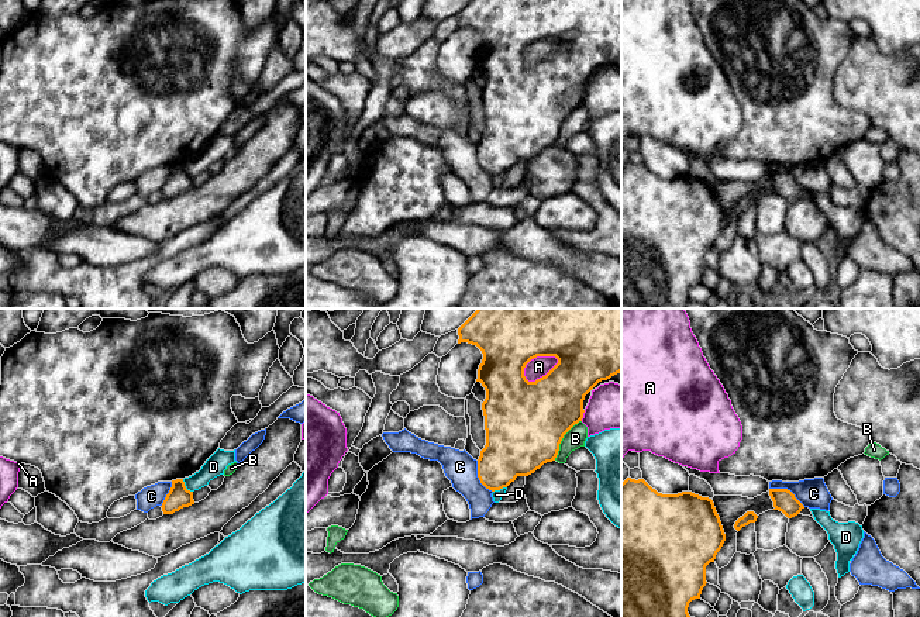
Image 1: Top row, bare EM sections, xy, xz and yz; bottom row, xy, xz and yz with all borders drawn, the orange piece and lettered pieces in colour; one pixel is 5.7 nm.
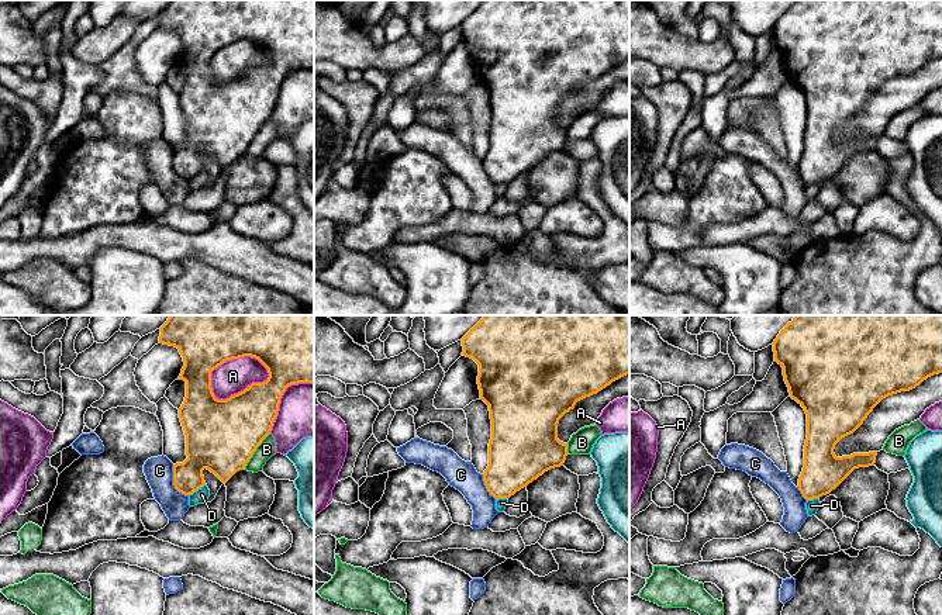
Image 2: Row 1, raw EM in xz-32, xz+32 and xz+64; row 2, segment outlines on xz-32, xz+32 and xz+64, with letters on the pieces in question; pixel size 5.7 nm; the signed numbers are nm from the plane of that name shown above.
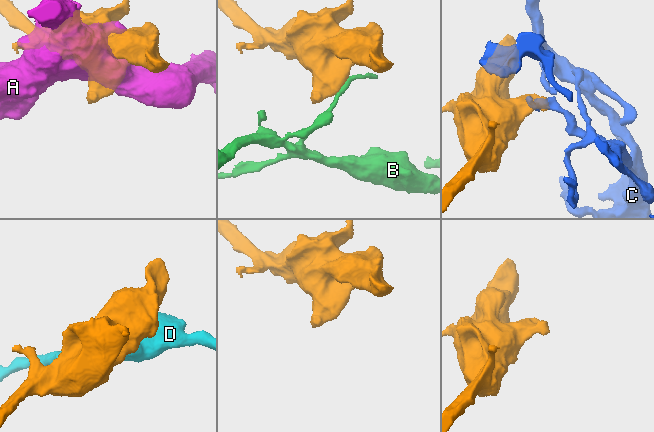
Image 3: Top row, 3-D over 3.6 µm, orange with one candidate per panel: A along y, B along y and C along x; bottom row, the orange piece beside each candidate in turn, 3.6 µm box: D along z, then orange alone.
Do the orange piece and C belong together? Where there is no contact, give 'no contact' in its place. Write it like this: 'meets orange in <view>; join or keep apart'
meets orange in yz; keep apart

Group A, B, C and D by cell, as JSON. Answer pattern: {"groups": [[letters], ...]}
{"groups": [["A"], ["B"], ["C"], ["D"]]}

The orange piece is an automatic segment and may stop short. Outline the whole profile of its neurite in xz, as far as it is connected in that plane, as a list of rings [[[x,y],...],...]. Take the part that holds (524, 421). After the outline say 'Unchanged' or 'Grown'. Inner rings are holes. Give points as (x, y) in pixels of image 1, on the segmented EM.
[[[478,308],[459,328],[458,344],[468,342],[476,345],[483,359],[478,369],[478,379],[486,390],[486,399],[482,403],[486,430],[486,445],[478,459],[478,478],[480,483],[495,492],[507,487],[517,476],[528,476],[540,469],[544,463],[555,461],[559,444],[564,435],[583,418],[585,396],[602,380],[621,372],[621,308]],[[537,356],[555,356],[558,363],[542,378],[528,382],[524,376],[526,365]]]. Unchanged

